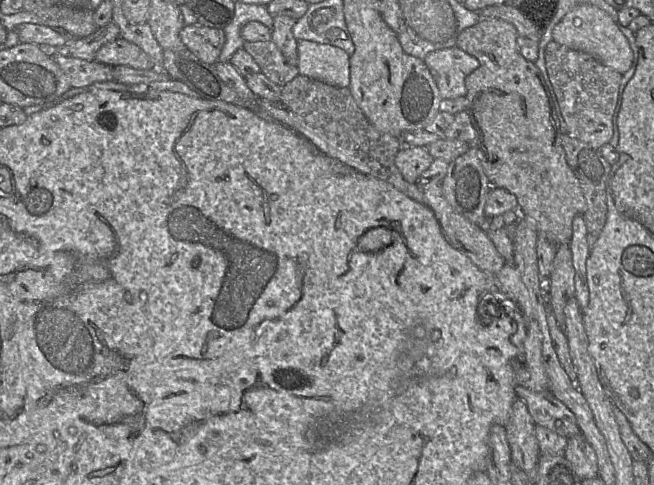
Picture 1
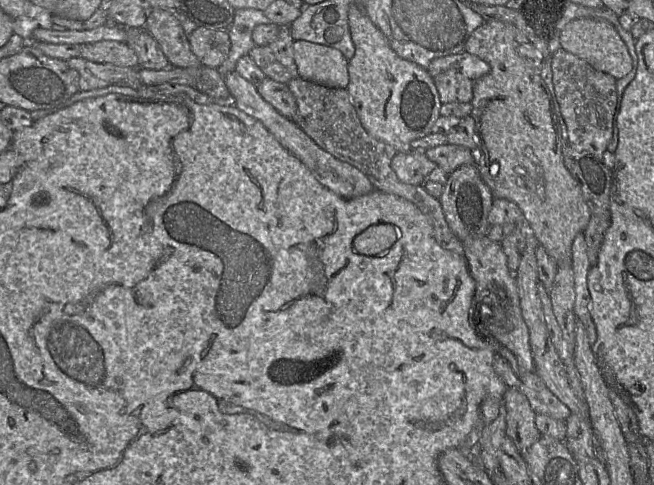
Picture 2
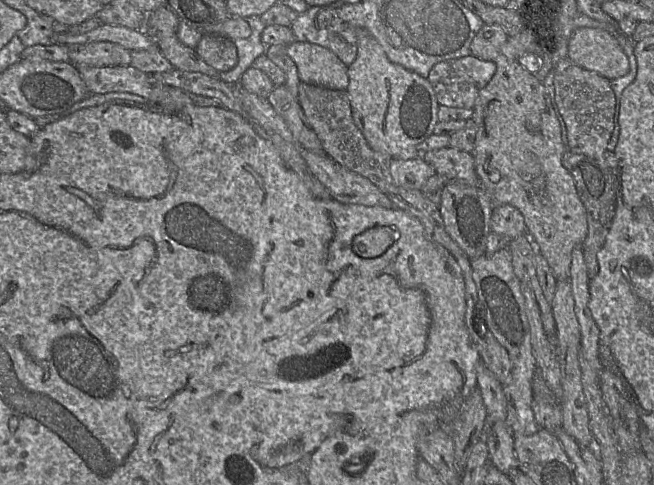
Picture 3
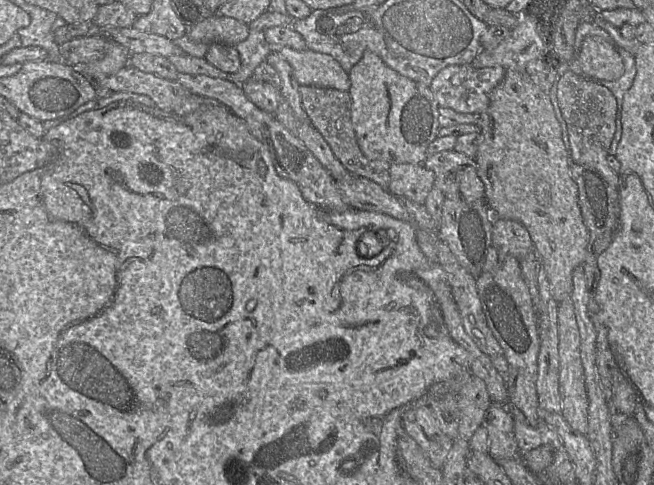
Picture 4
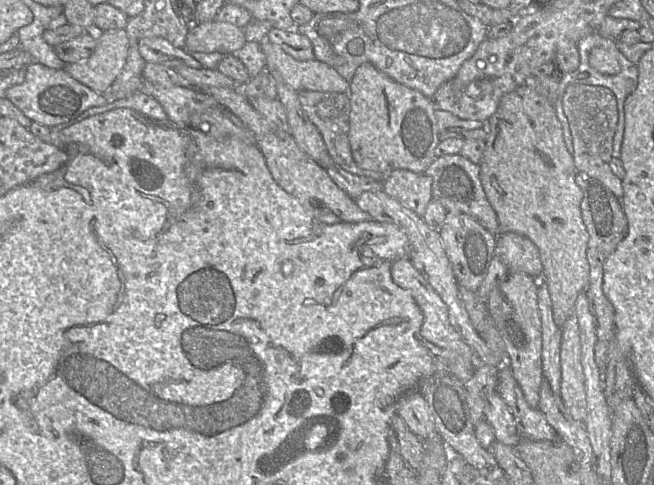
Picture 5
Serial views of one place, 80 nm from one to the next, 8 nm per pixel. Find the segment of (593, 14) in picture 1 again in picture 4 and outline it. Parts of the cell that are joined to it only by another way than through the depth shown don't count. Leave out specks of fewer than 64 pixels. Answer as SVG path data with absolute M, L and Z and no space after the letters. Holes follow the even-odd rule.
M587 36L577 54L583 72L593 79L614 81L624 73L621 55L615 46L599 36Z

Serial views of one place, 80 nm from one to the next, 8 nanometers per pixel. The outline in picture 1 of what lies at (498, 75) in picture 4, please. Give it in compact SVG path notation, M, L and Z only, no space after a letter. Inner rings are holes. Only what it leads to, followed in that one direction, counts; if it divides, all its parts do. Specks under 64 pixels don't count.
M458 46L430 52L423 61L430 70L442 99L465 97L465 79L480 65L477 58Z

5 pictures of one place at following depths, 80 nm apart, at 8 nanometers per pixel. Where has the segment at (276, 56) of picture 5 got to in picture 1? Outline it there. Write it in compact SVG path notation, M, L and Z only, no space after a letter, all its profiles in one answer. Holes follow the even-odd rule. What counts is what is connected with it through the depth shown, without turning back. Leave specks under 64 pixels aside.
M300 40L297 51L300 75L340 88L349 87L350 56L343 49L329 44Z

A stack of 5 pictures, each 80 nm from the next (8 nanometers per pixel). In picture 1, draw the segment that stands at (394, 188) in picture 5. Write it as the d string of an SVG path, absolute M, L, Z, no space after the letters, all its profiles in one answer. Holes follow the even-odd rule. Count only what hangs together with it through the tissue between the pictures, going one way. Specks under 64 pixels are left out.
M402 146L395 157L395 166L409 183L418 183L434 158L425 147Z

